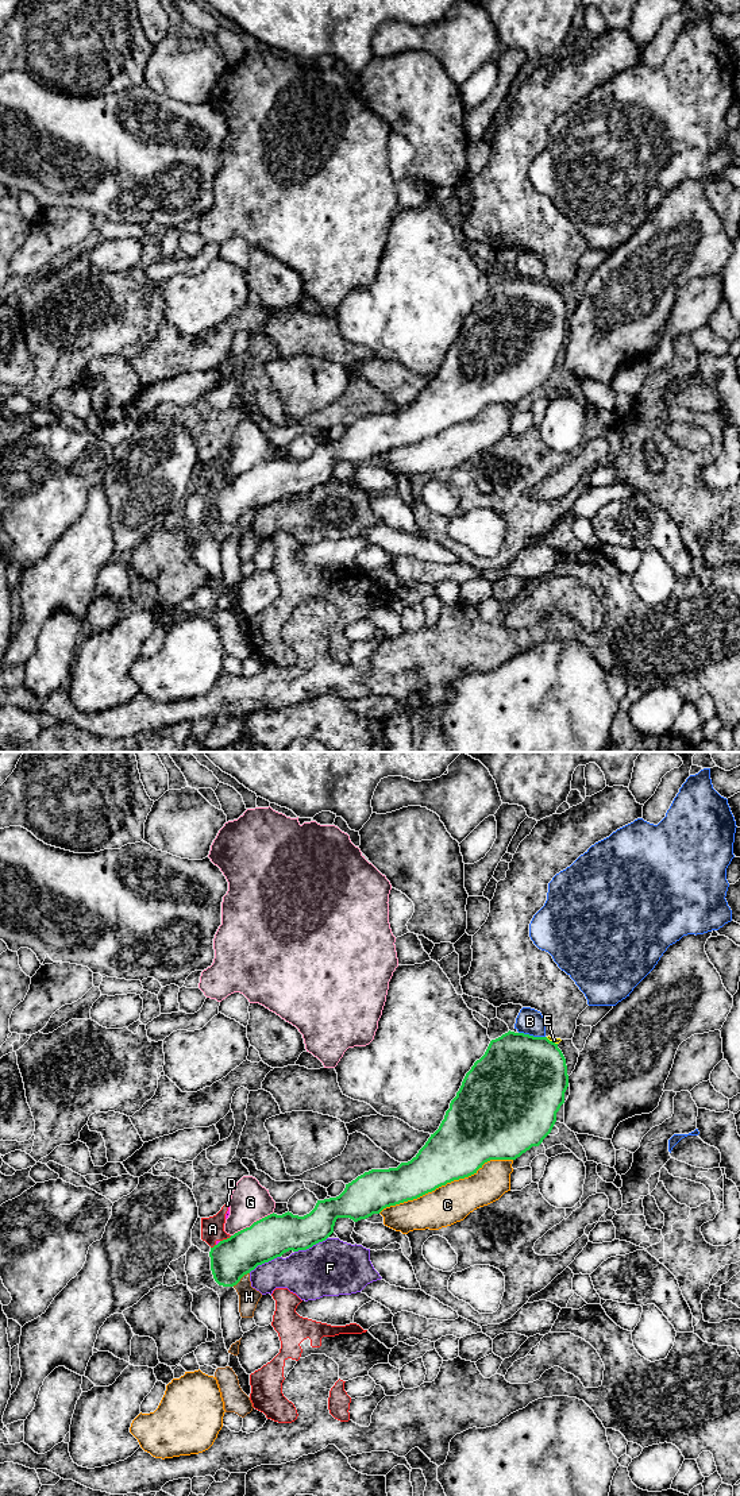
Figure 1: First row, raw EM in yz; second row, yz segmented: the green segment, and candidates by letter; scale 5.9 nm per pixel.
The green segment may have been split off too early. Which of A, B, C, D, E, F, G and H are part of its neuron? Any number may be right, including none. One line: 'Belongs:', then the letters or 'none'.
Belongs: none

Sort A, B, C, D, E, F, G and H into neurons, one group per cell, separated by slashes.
A D / B / C / E / F / G / H

